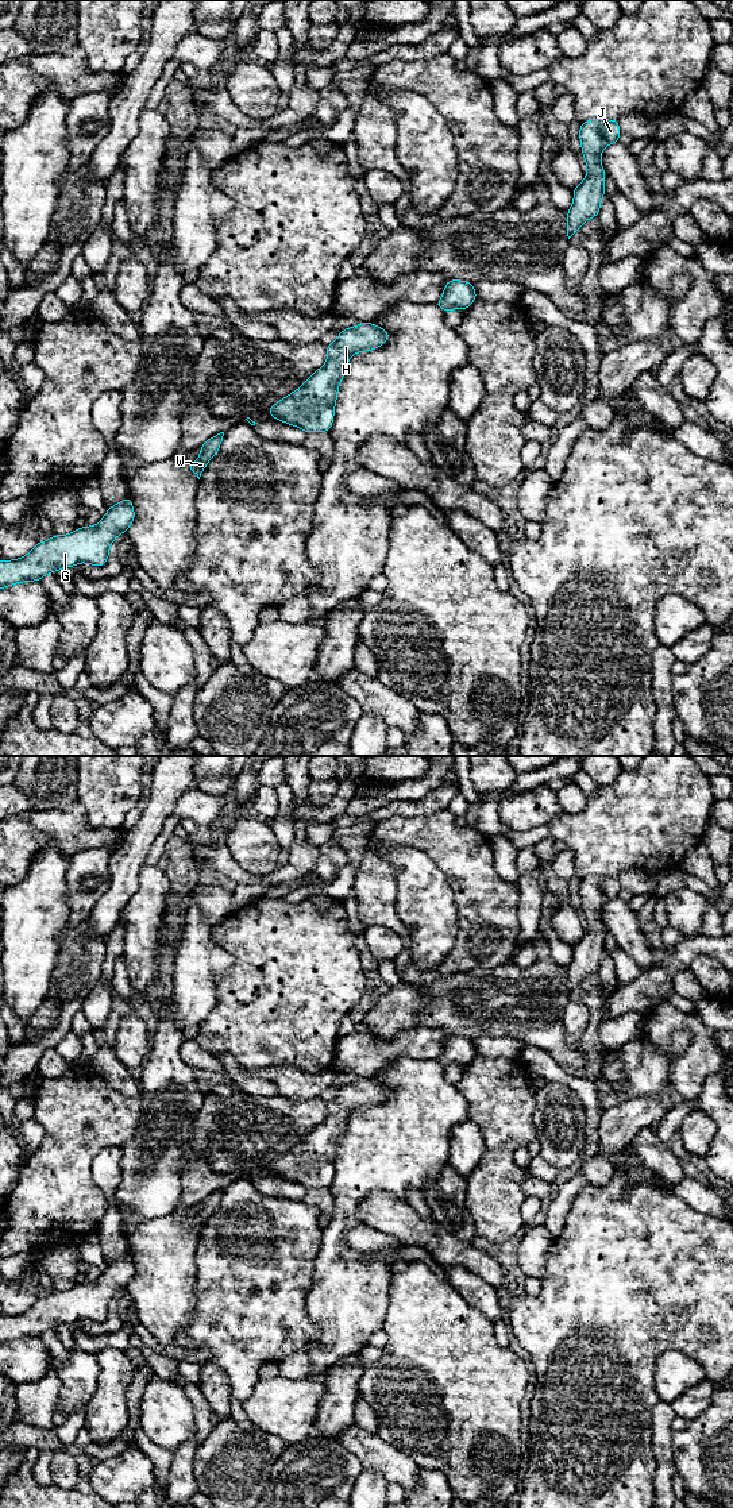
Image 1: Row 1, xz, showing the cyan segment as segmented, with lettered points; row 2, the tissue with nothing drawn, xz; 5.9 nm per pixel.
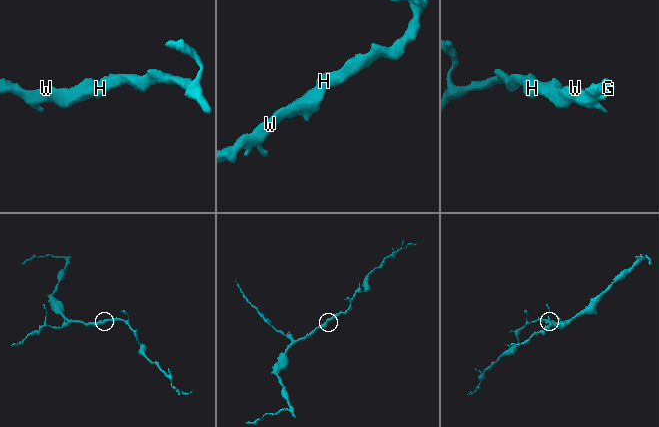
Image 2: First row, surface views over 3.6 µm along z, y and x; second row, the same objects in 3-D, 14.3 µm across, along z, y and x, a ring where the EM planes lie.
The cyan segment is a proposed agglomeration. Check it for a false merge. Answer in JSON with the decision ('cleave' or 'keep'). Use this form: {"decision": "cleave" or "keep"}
{"decision": "keep"}

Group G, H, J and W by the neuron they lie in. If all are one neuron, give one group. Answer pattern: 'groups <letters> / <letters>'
groups G H J W

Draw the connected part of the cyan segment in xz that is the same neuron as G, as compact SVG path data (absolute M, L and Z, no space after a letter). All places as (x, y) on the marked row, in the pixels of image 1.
M130 495L108 508L93 527L76 528L69 535L55 535L36 545L23 558L0 560L0 589L22 582L40 581L50 572L78 563L103 567L111 554L109 545L126 533L135 520Z

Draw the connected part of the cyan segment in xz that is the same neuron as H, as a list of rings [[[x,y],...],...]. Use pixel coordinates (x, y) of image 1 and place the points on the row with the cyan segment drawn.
[[[360,323],[355,327],[340,331],[337,339],[325,347],[325,365],[305,379],[297,390],[271,405],[267,409],[269,414],[289,425],[301,428],[306,435],[310,432],[329,432],[333,424],[339,385],[346,374],[351,355],[379,348],[389,338],[389,331],[377,327],[373,323]]]

